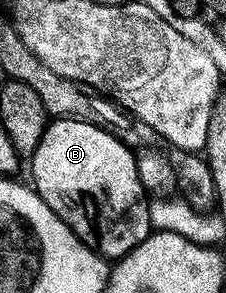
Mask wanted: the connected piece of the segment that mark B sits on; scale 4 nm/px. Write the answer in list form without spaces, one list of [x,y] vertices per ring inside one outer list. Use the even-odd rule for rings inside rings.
[[[58,118],[49,121],[38,148],[30,156],[30,162],[32,162],[30,182],[38,197],[86,245],[95,248],[105,259],[124,258],[134,248],[138,248],[142,240],[148,238],[152,230],[152,221],[148,219],[149,203],[138,180],[136,155],[133,147],[127,146],[110,131],[83,118]]]

